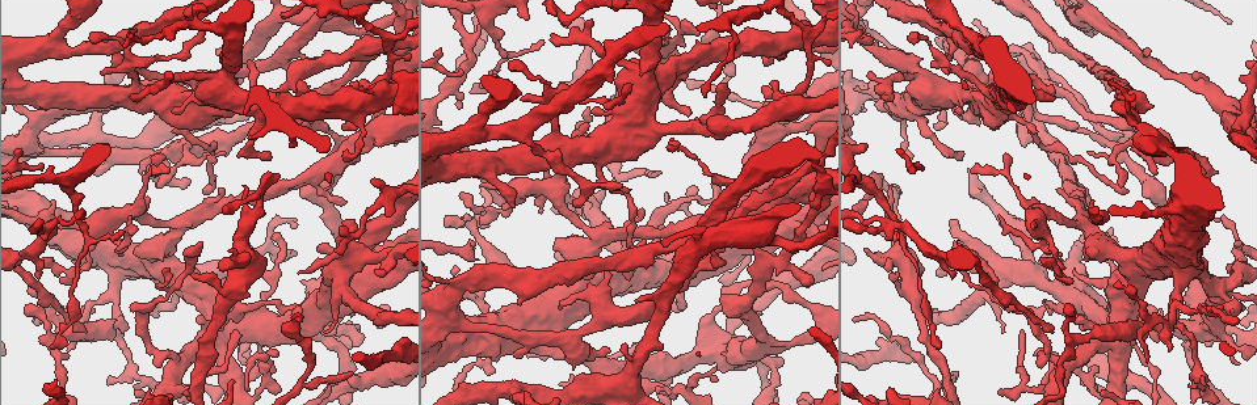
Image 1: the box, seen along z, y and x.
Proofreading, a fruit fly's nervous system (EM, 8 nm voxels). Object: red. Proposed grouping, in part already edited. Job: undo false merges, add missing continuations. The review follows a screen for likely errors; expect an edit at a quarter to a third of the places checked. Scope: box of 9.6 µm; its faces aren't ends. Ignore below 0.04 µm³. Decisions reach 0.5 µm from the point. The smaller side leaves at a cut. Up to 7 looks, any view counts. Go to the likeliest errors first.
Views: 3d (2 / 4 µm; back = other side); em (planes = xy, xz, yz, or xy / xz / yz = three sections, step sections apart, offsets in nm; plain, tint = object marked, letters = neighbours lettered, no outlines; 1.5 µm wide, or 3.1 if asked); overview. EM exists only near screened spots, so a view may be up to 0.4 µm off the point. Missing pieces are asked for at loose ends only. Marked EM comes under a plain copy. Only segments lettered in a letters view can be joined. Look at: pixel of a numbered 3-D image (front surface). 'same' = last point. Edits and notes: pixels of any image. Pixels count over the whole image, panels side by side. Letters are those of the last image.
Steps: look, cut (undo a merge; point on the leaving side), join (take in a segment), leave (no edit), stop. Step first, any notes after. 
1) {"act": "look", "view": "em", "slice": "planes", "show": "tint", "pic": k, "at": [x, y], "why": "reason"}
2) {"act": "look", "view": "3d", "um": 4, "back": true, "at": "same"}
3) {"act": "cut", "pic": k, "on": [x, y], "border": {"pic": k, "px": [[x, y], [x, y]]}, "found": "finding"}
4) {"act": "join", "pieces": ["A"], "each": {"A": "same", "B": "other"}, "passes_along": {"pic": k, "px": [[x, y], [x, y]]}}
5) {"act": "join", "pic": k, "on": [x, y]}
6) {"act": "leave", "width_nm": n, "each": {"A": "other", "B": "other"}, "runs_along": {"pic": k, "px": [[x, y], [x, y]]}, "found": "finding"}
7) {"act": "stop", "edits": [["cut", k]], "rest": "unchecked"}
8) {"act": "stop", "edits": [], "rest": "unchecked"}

{"act": "look", "view": "em", "slice": "planes", "show": "letters", "pic": 1, "at": [1139, 127], "why": "branch point"}

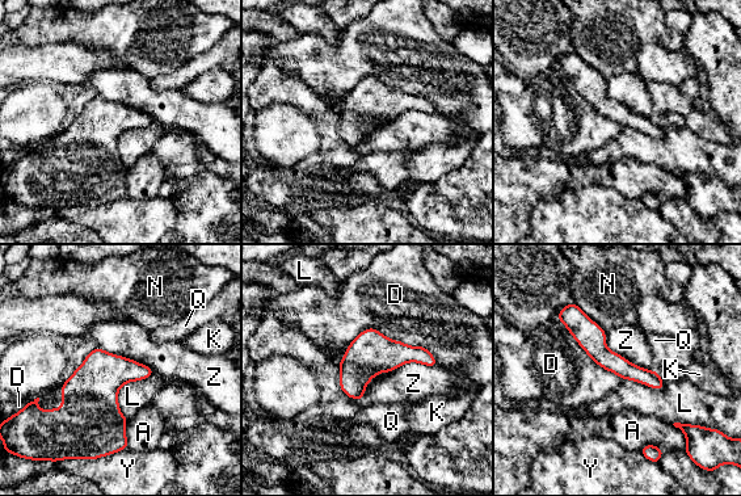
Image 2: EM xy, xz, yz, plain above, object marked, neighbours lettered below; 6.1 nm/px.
{"act": "leave", "width_nm": 120, "each": {"A": "other", "D": "other", "K": "other", "L": "other", "N": "other", "Q": "other", "Y": "other", "Z": "other"}, "found": "one neuron here"}

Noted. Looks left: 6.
{"act": "look", "view": "3d", "um": 4, "back": true, "pic": 1, "at": [1215, 284], "why": "small branch off a trunk"}

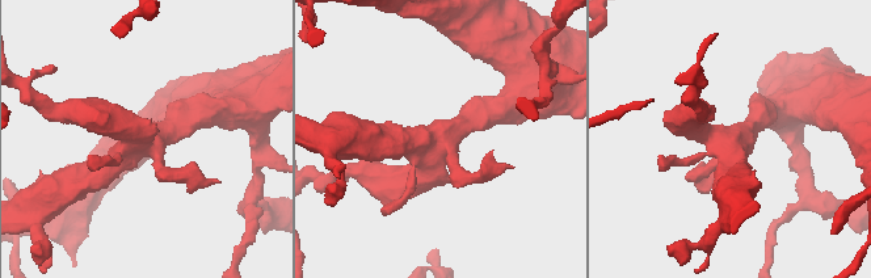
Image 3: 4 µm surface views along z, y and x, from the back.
{"act": "look", "view": "em", "slice": "planes", "show": "letters", "pic": 3, "at": [141, 143], "why": "shape alone is not enough"}

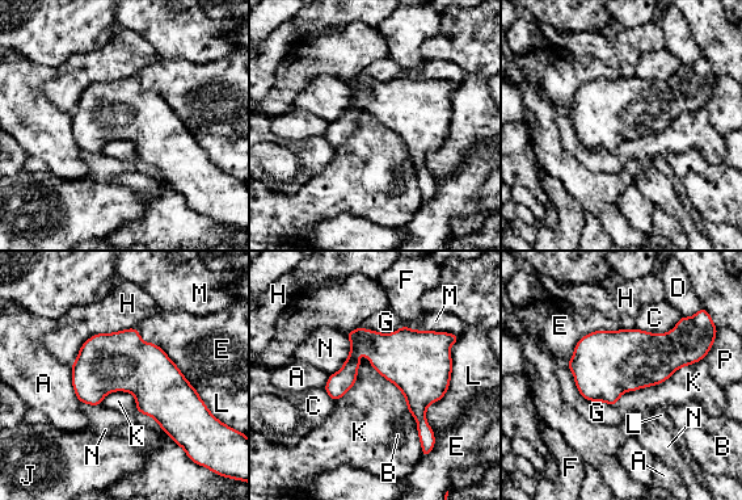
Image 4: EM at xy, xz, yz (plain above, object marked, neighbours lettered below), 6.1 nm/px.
{"act": "leave", "each": {"A": "other", "B": "other", "C": "other", "D": "other", "E": "other", "F": "other", "G": "other", "H": "other", "J": "other", "K": "other", "L": "other", "M": "other", "N": "other", "P": "other"}, "border": {"pic": 4, "px": [[703, 358], [625, 391], [615, 404]]}, "found": "all the same neuron"}

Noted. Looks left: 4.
{"act": "look", "view": "em", "slice": "planes", "show": "letters", "pic": 1, "at": [1093, 392], "why": "a narrow waist"}

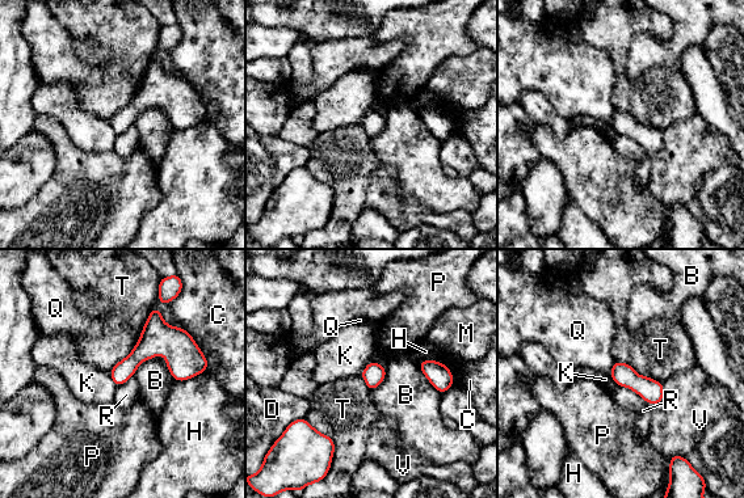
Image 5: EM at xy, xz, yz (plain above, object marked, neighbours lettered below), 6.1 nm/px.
{"act": "leave", "width_nm": 120, "each": {"B": "other", "C": "other", "D": "other", "H": "other", "K": "other", "M": "other", "P": "other", "Q": "other", "R": "other", "T": "other", "V": "other"}, "border": {"pic": 5, "px": [[303, 418], [332, 440], [332, 456]]}, "found": "one neuron here"}

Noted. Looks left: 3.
{"act": "stop", "edits": [], "rest": "unchecked"}

